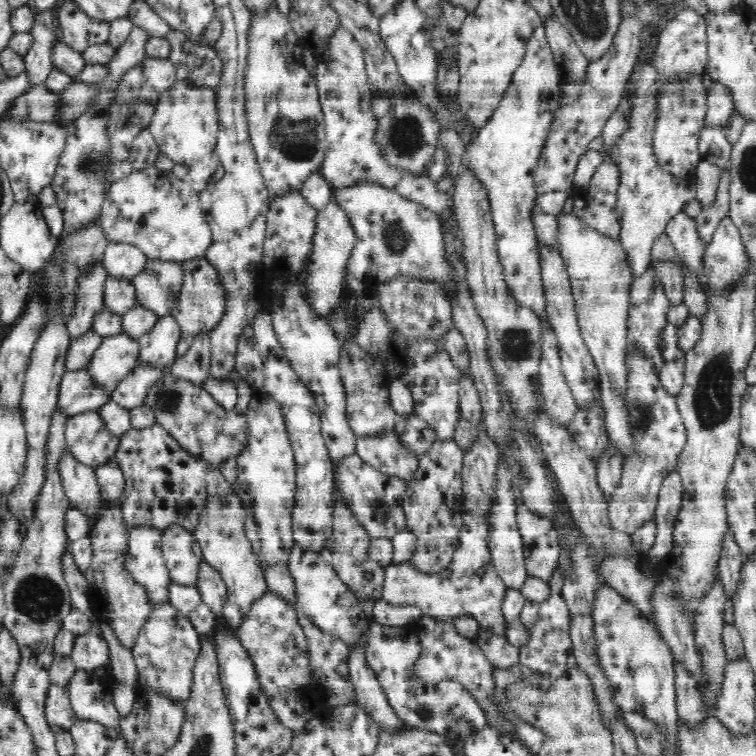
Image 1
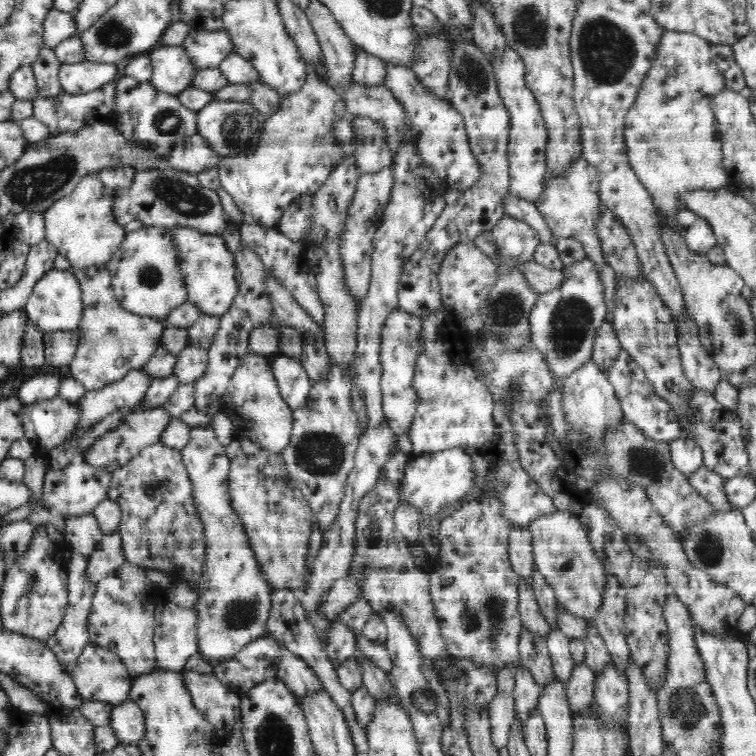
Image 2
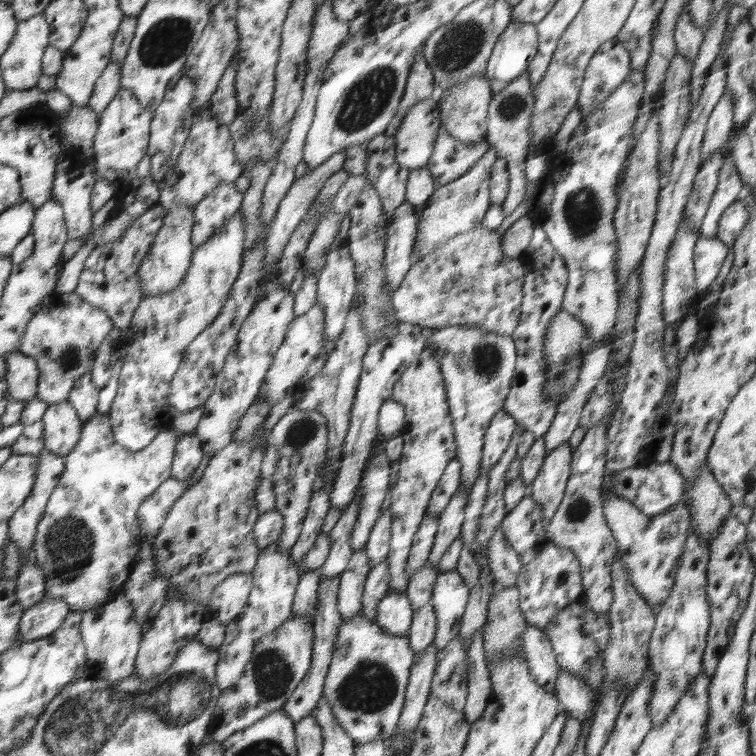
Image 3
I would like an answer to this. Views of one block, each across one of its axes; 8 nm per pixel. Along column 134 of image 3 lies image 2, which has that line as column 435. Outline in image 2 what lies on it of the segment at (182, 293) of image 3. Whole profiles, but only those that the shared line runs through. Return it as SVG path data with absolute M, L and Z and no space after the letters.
M446 312L423 320L423 342L425 353L421 356L418 375L414 377L418 406L411 428L413 452L415 458L426 452L444 451L460 447L463 449L481 449L498 440L500 426L494 421L495 398L486 382L483 382L471 365L459 365L452 352L446 348L446 341L439 339L438 328L448 321Z

